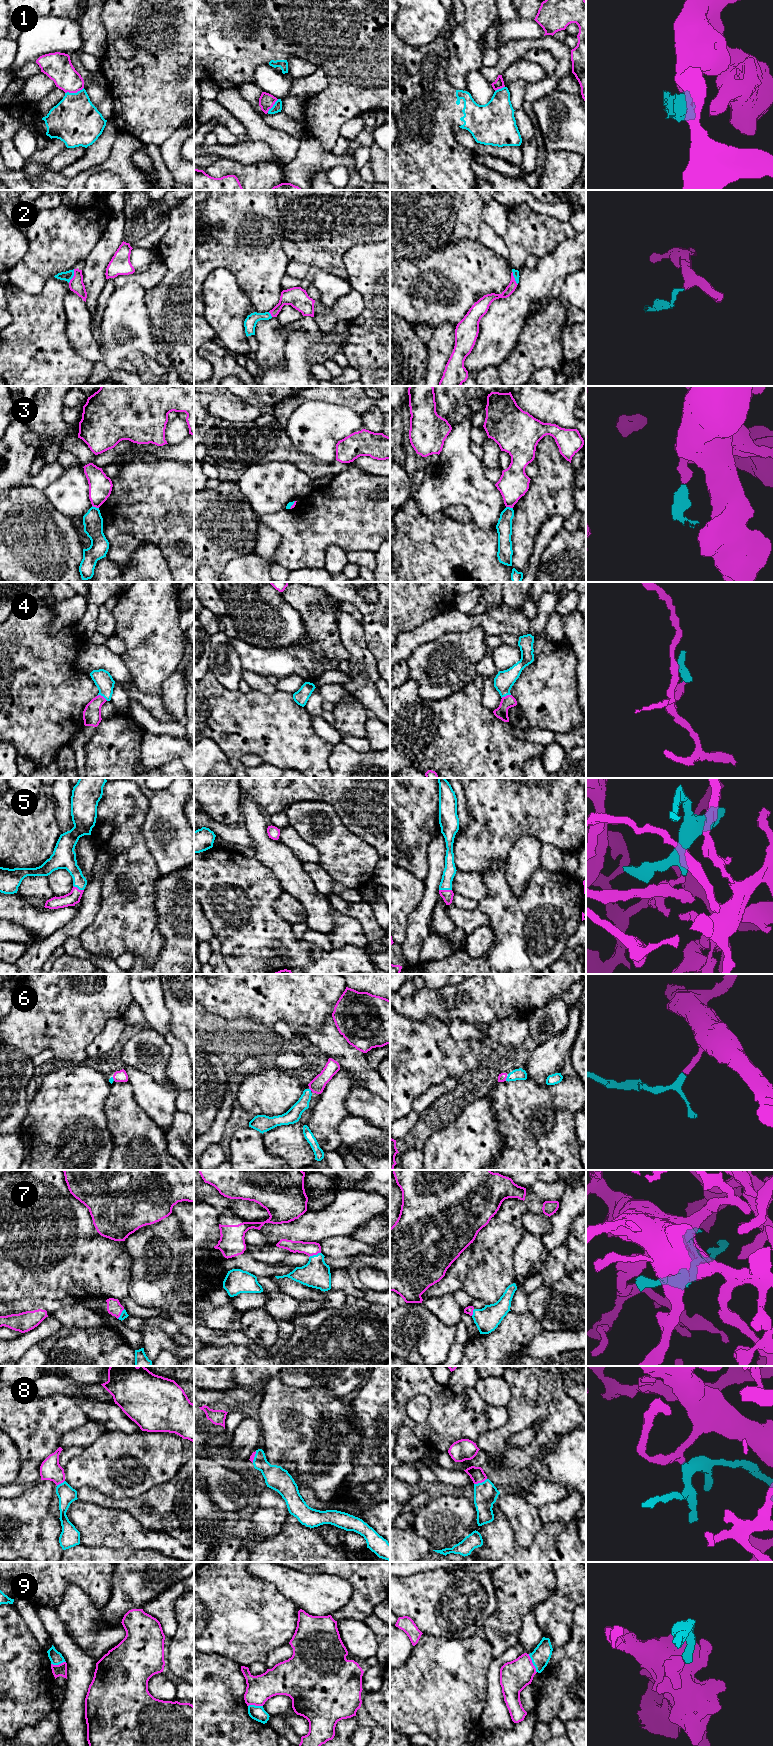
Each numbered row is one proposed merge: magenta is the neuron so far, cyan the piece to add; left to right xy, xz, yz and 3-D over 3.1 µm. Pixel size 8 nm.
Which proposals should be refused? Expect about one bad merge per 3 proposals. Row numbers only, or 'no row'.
1, 3, 9

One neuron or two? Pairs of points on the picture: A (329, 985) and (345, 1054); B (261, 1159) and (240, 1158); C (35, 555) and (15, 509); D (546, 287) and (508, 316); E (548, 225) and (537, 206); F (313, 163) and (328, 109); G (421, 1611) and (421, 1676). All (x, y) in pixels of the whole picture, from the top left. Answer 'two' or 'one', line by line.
A: two
B: one
C: one
D: one
E: two
F: two
G: two

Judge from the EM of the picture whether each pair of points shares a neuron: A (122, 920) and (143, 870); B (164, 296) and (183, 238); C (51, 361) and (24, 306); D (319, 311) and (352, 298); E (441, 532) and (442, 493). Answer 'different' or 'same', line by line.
A: same
B: same
C: same
D: same
E: different

